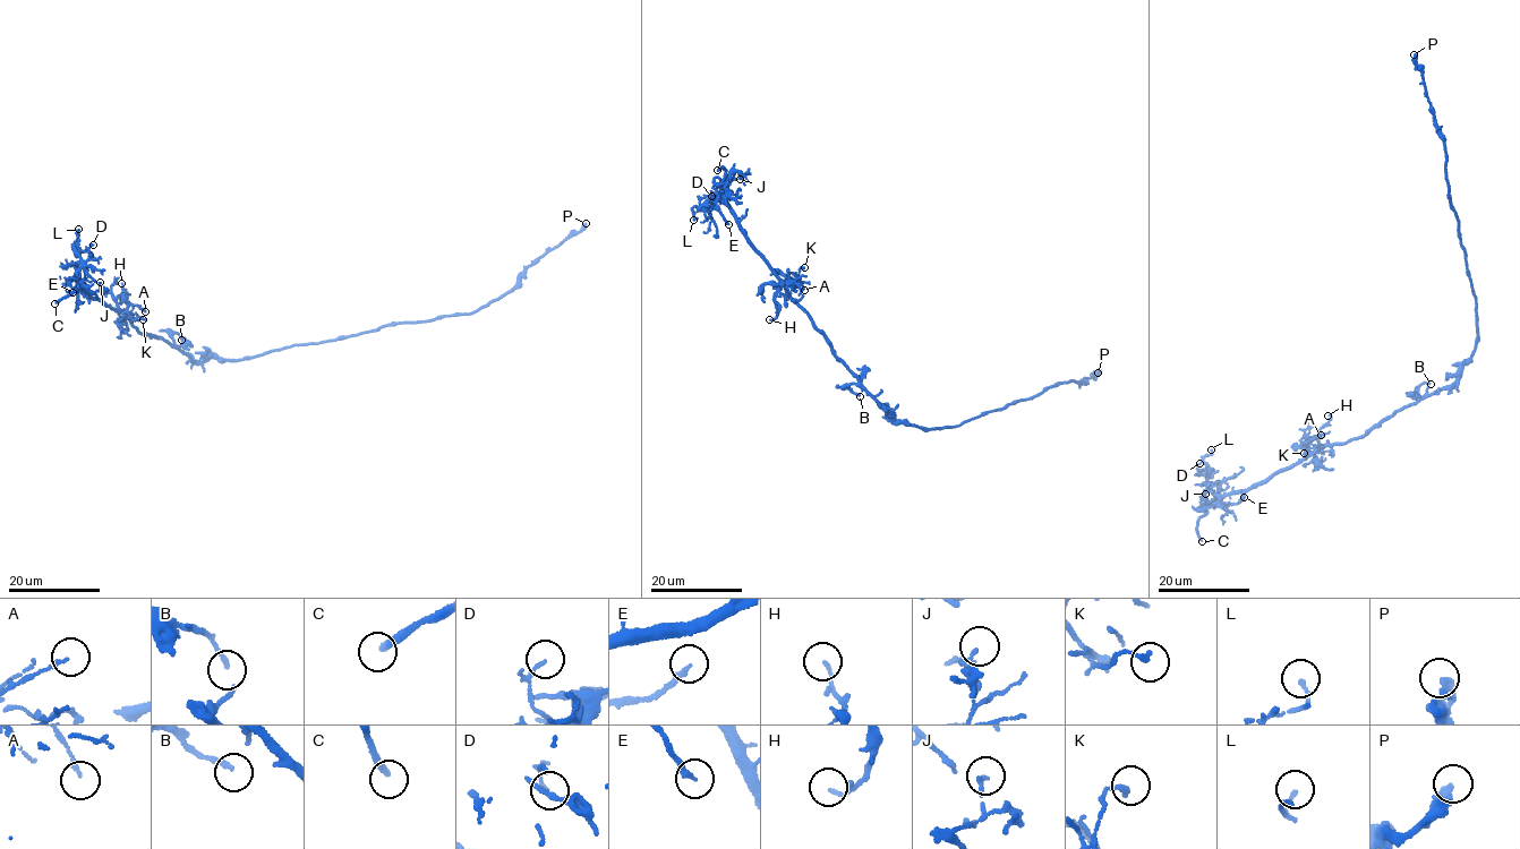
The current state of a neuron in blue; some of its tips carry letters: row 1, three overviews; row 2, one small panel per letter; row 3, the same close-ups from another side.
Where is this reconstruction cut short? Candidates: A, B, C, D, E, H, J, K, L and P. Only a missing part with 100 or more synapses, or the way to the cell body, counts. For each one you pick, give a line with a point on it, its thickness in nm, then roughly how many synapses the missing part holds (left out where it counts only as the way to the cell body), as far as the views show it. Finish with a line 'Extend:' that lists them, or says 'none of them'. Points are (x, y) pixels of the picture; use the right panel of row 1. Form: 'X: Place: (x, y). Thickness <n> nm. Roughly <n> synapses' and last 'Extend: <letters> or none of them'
C: Place: (1202, 541). Thickness 280 nm
Extend: C

